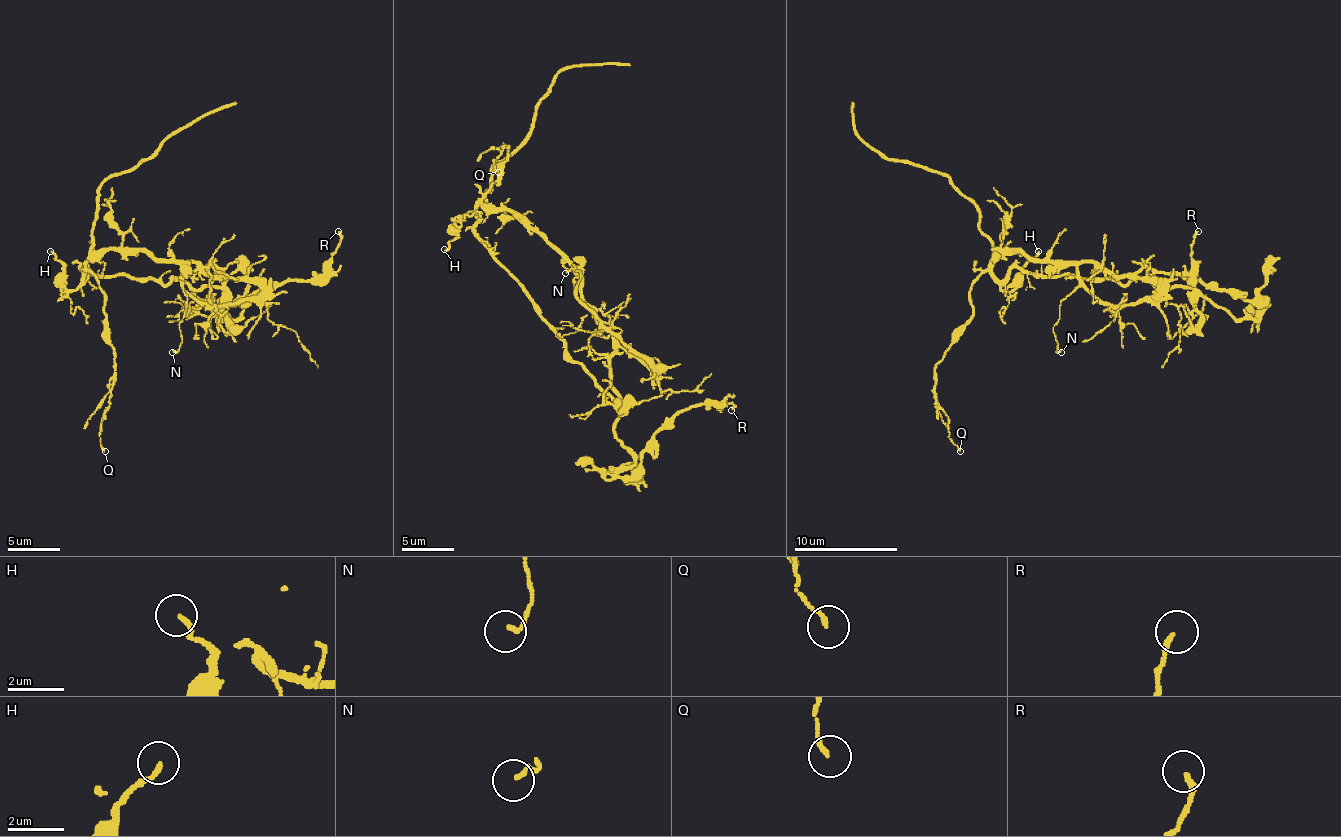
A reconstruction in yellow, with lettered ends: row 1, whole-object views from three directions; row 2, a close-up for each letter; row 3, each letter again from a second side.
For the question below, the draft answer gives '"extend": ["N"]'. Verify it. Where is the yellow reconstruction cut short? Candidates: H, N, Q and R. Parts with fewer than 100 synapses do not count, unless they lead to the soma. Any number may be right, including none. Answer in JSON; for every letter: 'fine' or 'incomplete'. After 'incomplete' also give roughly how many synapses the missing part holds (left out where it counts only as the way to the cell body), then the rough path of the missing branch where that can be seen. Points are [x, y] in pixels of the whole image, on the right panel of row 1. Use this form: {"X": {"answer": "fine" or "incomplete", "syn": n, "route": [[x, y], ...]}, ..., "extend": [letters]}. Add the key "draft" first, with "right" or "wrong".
{"draft": "wrong", "H": {"answer": "fine"}, "N": {"answer": "fine"}, "Q": {"answer": "fine"}, "R": {"answer": "fine"}, "extend": []}

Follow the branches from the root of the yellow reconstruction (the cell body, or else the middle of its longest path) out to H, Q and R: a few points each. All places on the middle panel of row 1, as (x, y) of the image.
H: (578, 291), (578, 273), (508, 210), (490, 210), (480, 203), (459, 218), (457, 234), (444, 249)
Q: (578, 291), (578, 273), (555, 249), (508, 210), (483, 203), (498, 185), (508, 146), (493, 161), (498, 172)
R: (578, 291), (615, 348), (615, 438), (633, 456), (622, 477), (679, 412), (723, 402), (731, 410)

